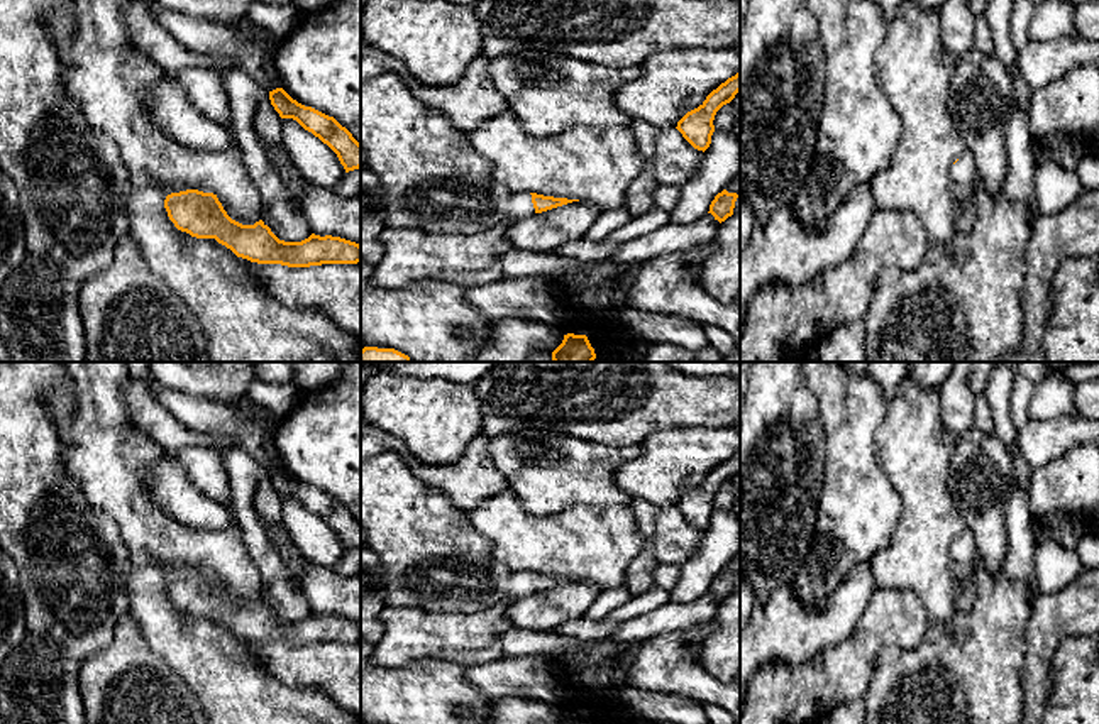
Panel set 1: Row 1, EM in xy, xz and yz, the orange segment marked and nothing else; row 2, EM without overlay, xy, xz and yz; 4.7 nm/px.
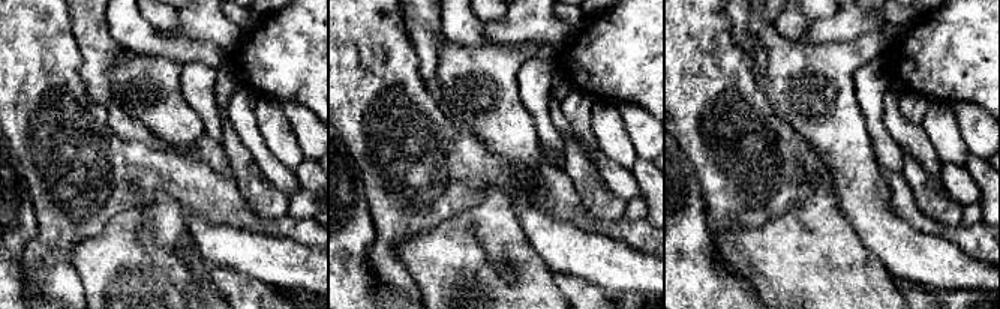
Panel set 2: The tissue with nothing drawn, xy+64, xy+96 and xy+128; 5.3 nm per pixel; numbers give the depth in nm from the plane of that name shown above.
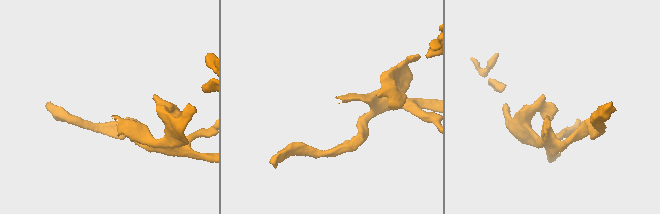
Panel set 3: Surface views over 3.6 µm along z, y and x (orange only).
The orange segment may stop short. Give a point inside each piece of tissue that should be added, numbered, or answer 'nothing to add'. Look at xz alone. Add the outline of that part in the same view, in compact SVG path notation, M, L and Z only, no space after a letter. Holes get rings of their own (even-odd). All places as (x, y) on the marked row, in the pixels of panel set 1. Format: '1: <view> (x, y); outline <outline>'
1: xz (434, 180); outline M383 73L361 81L361 147L366 151L366 169L378 176L384 188L384 225L420 228L428 233L478 233L496 225L510 225L535 215L530 193L513 193L500 186L486 157L472 149L469 134L459 130L447 117L423 105L408 83L396 73Z

